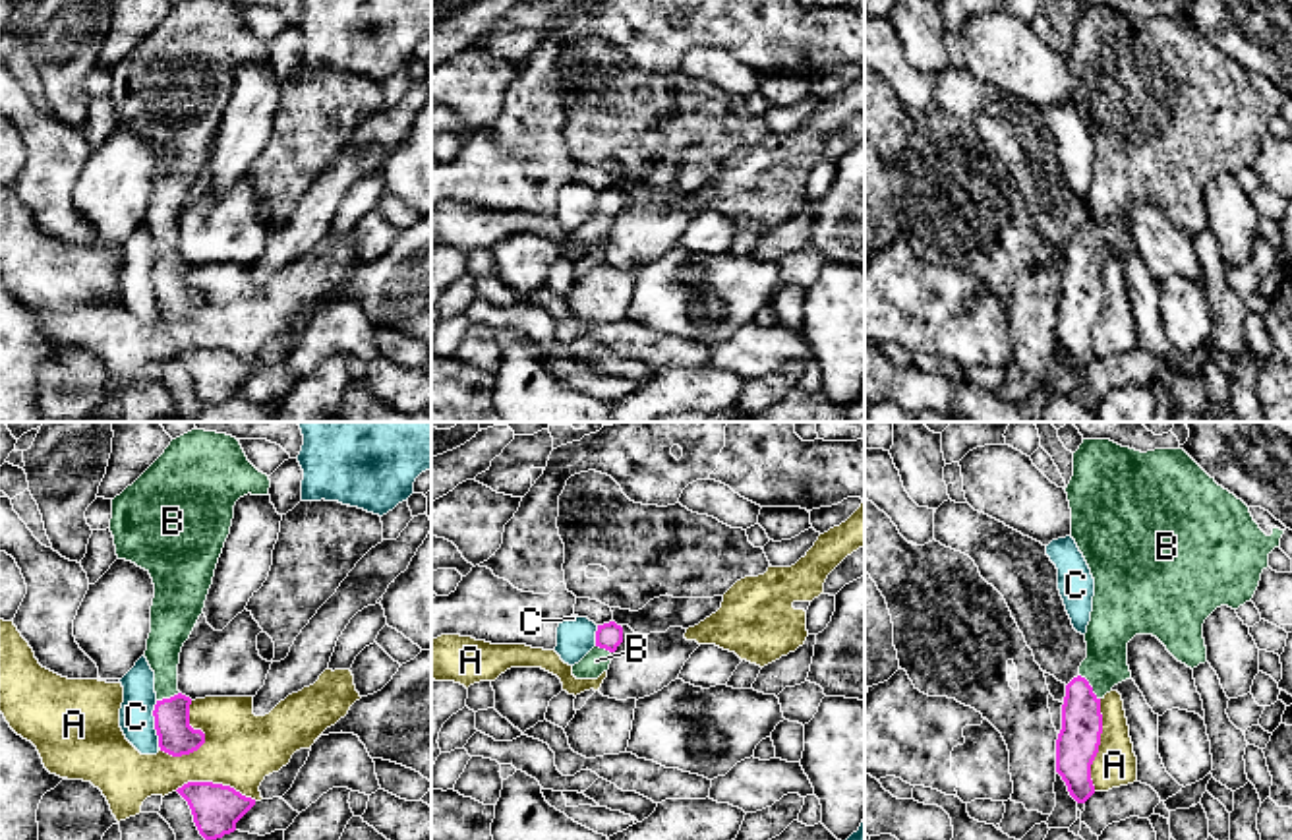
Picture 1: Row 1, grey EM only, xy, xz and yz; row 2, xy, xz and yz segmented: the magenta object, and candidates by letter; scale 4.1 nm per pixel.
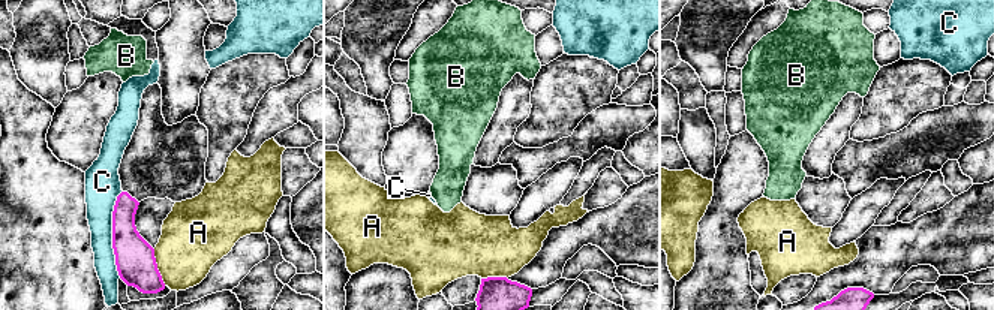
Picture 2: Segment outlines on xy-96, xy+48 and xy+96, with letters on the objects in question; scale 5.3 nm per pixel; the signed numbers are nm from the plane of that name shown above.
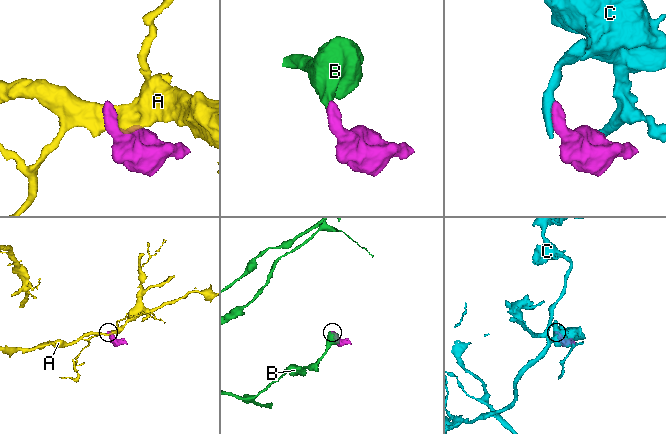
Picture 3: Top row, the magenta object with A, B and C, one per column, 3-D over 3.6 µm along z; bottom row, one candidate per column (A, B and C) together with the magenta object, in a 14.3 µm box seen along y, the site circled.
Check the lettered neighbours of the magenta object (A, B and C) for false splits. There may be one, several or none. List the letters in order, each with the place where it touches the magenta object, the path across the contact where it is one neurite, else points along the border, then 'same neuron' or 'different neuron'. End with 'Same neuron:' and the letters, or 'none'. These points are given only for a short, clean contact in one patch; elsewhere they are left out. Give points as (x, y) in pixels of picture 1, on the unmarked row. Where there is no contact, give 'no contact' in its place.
A: meets magenta in xy at (204, 302); different neuron
B: meets magenta in yz at (1091, 254); runs through yz (1078, 308), (1082, 264), (1091, 254), (1107, 231), (1109, 198); same neuron
C: meets magenta in xy at (155, 291); border along xy (155, 268), (153, 281), (159, 312); different neuron
Same neuron: B

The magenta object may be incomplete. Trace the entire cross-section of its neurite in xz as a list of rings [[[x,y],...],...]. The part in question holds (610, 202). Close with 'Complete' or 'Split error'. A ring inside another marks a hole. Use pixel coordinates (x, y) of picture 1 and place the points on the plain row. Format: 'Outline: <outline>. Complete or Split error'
Outline: [[[615,188],[598,192],[596,213],[573,232],[573,242],[576,246],[598,246],[609,236],[611,221],[623,209],[623,194]]]. Split error

